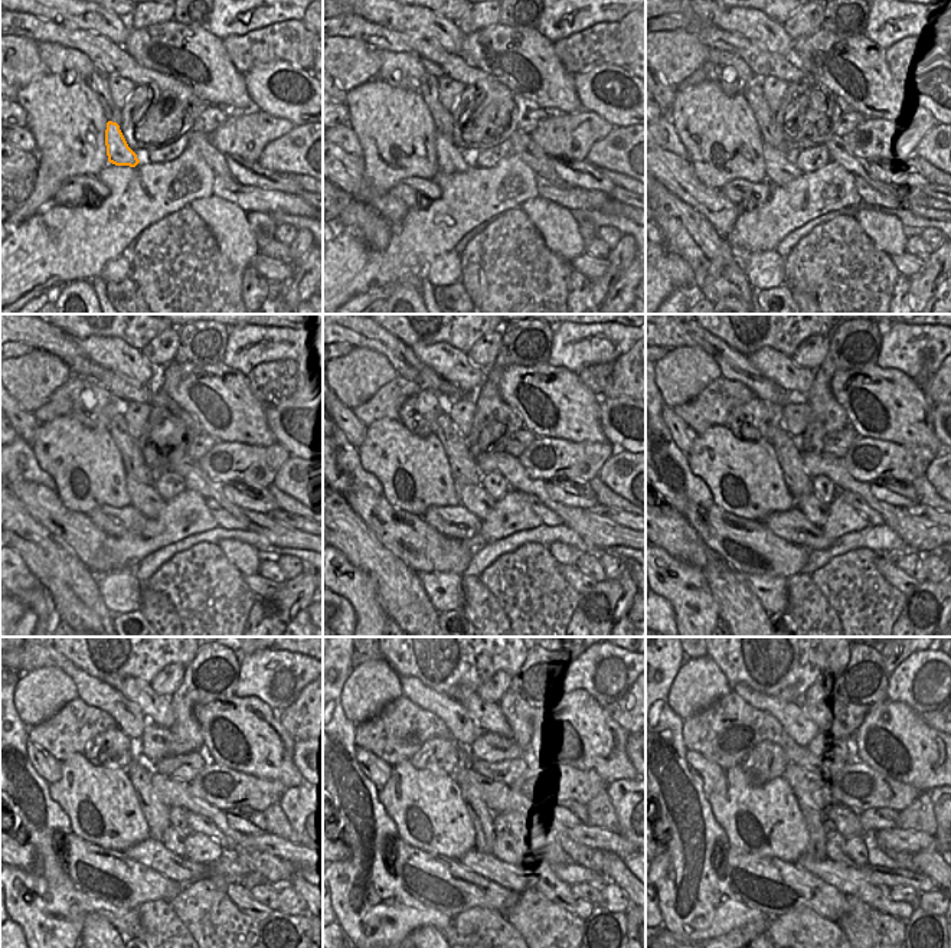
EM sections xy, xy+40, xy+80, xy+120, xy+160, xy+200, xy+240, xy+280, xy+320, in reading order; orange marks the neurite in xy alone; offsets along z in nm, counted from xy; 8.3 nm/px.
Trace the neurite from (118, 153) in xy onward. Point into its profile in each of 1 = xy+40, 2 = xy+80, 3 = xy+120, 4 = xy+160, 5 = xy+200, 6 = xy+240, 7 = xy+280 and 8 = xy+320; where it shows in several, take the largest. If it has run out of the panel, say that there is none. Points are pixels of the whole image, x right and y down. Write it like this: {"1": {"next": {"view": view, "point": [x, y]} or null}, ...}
{"1": {"next": {"view": "xy+40", "point": [450, 159]}}, "2": {"next": {"view": "xy+80", "point": [780, 170]}}, "3": {"next": {"view": "xy+120", "point": [146, 499]}}, "4": {"next": {"view": "xy+160", "point": [473, 497]}}, "5": {"next": {"view": "xy+200", "point": [816, 513]}}, "6": {"next": {"view": "xy+240", "point": [175, 839]}}, "7": {"next": {"view": "xy+280", "point": [505, 847]}}, "8": {"next": {"view": "xy+320", "point": [832, 847]}}}

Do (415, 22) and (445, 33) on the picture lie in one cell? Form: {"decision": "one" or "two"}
{"decision": "one"}

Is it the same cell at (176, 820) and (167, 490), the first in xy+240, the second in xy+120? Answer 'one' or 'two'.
one

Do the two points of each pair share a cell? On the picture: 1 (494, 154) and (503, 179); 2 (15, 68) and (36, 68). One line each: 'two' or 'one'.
1: two
2: one

